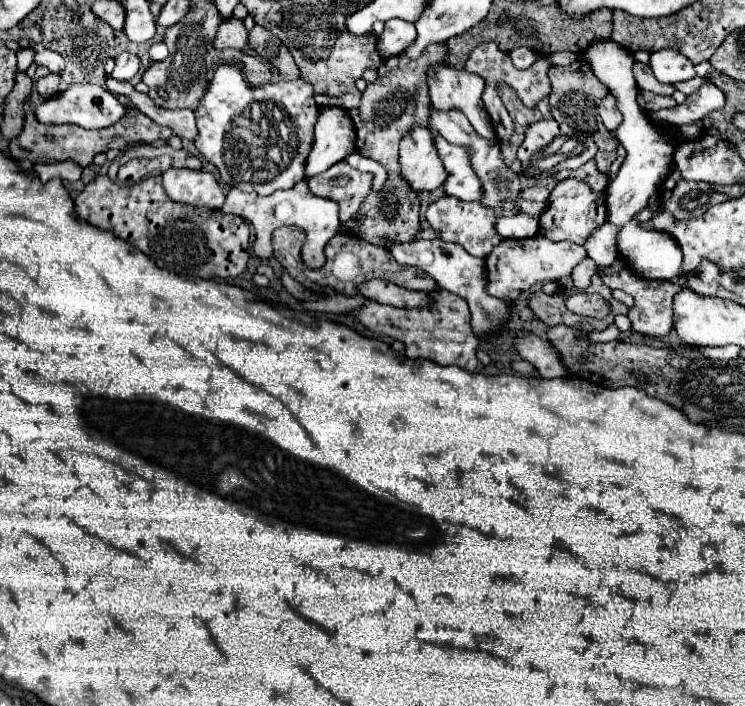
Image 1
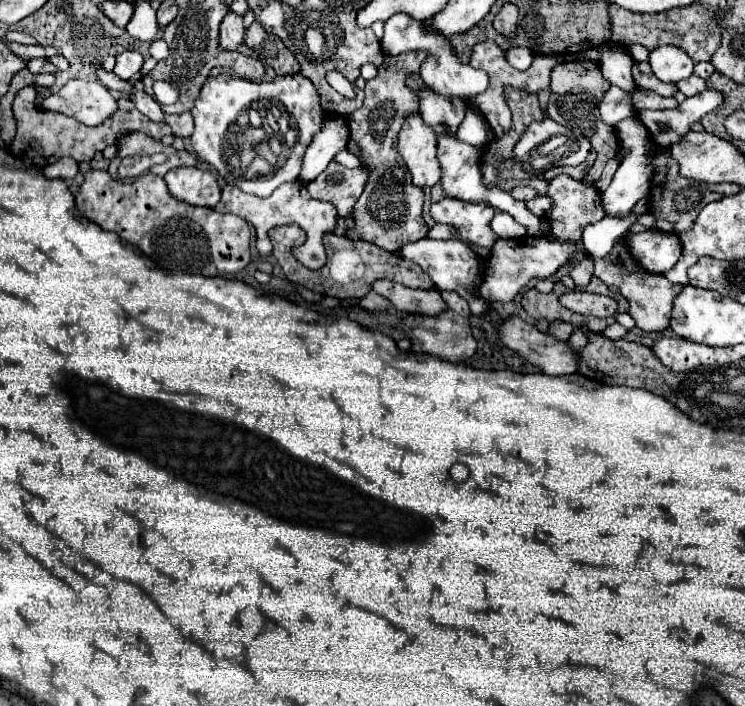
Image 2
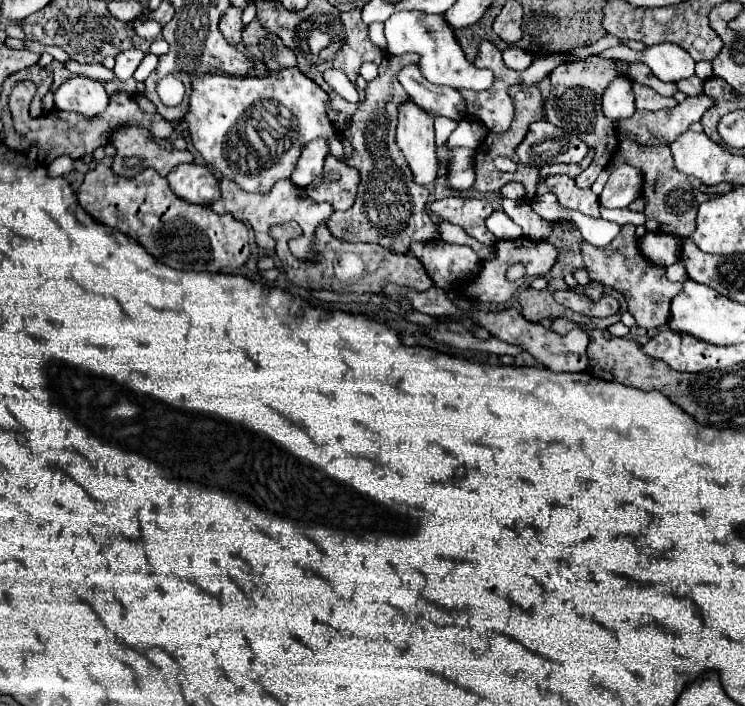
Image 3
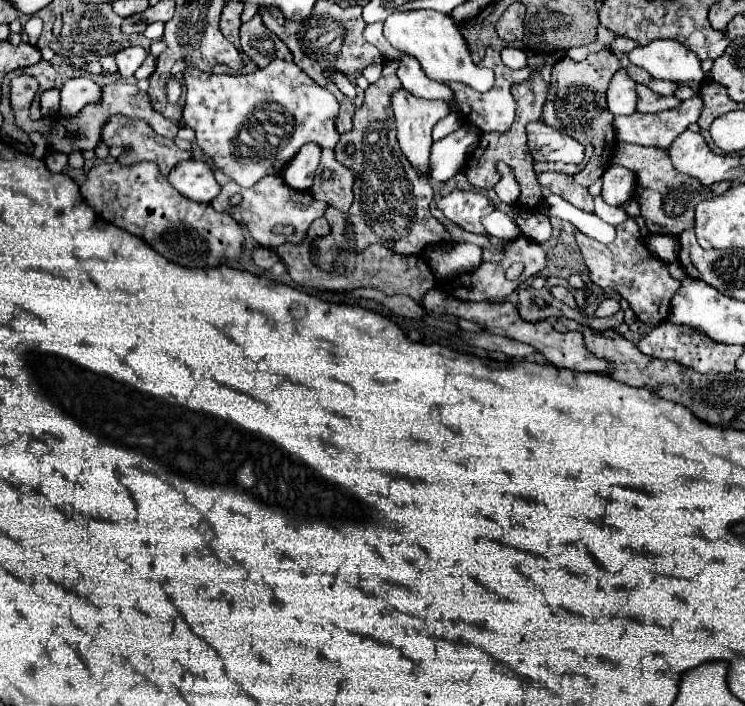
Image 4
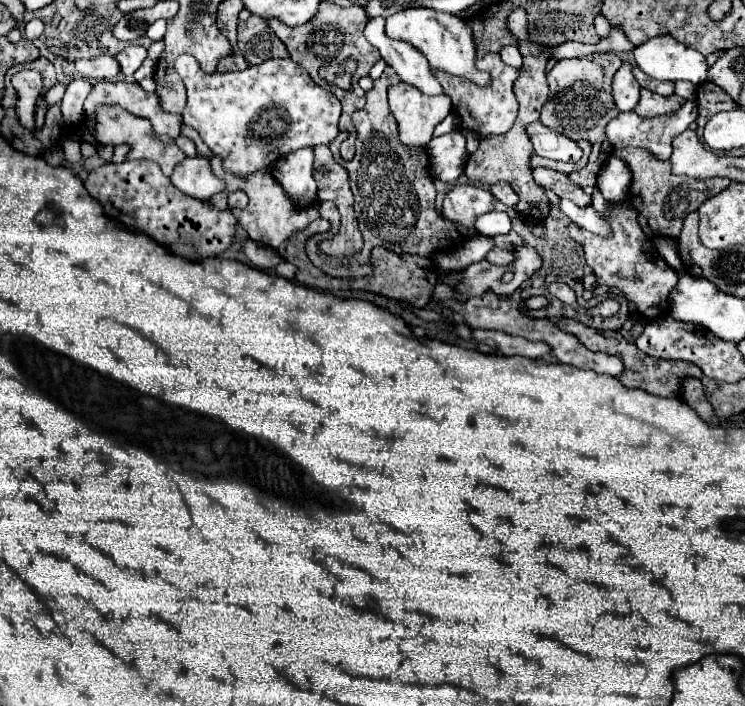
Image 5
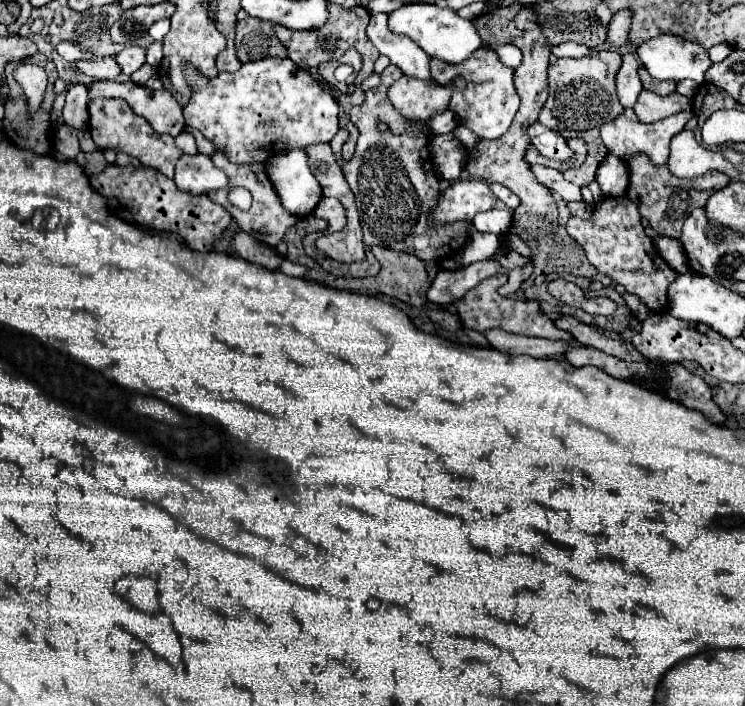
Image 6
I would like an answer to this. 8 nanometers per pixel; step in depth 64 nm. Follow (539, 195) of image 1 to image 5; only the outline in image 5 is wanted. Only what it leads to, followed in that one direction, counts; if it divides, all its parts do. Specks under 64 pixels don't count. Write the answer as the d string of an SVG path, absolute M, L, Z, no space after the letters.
M498 182L498 184L494 184L494 186L490 186L490 190L492 190L492 194L502 202L502 204L506 204L506 206L516 206L516 200L518 200L518 194L514 192L514 188L508 184L508 182Z

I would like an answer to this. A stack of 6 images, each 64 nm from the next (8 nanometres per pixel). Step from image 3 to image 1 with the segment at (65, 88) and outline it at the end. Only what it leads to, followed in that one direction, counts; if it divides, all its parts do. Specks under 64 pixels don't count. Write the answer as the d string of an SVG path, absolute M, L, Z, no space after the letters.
M72 84L66 92L60 92L52 96L52 100L44 100L36 110L34 110L38 122L42 124L76 124L88 130L100 130L118 124L126 116L126 106L122 106L114 94L104 90L102 86L92 86L92 84Z

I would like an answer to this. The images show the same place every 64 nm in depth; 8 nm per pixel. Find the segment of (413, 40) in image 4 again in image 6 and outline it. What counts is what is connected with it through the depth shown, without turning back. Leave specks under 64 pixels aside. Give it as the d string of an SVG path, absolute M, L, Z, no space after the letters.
M410 4L398 8L388 16L388 28L394 34L404 34L414 40L430 58L438 58L452 66L462 64L474 50L482 46L482 40L470 20L464 20L456 12L448 12L446 8L436 8L430 4Z

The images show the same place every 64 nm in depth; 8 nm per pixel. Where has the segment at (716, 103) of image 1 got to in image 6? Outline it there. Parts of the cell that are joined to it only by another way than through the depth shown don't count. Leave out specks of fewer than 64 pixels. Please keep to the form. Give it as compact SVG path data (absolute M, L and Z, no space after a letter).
M624 110L618 118L614 118L612 122L606 122L602 128L600 128L600 136L608 148L610 154L622 158L622 160L628 160L630 154L634 152L644 152L652 158L652 162L658 166L658 164L666 164L668 160L668 154L670 154L670 140L672 136L676 136L678 132L684 130L686 122L694 116L692 110L684 110L684 112L678 112L678 114L672 114L664 120L658 120L658 122L652 122L652 124L644 124L636 118L634 110Z

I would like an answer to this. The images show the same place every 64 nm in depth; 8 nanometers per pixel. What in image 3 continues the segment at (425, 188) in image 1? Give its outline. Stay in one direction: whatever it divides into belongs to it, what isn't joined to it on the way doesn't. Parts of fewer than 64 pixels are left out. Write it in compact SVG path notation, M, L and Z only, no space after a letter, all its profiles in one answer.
M414 102L402 104L398 112L398 148L402 150L414 182L428 186L436 180L436 138L434 138L434 120L424 116Z

